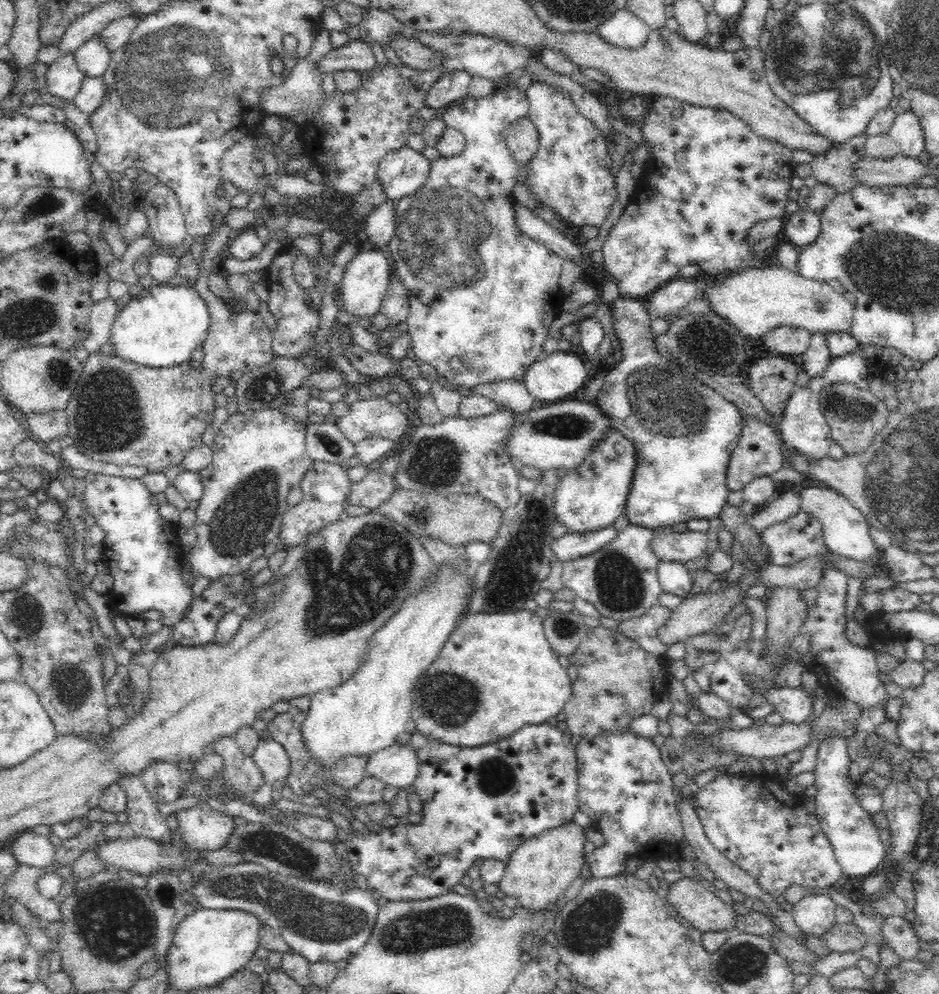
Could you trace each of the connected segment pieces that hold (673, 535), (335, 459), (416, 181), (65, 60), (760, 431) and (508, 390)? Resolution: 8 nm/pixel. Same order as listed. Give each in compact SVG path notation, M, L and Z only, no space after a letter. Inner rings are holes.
M664 528L654 532L650 549L659 561L674 561L682 564L699 558L706 548L706 531L675 532Z
M306 422L305 427L305 449L313 460L341 465L355 454L355 443L350 442L336 425Z
M407 145L387 152L378 162L377 177L390 200L414 194L428 178L430 160Z
M74 53L60 55L58 60L49 64L48 71L45 74L45 91L50 92L52 96L58 96L66 101L66 104L73 102L78 94L81 82L85 79L84 71L76 65Z
M742 414L742 430L736 448L732 451L728 464L726 485L728 490L742 490L744 486L757 477L770 476L781 470L785 465L781 453L782 437L780 437L779 422L782 415L772 415L766 418L750 417Z
M504 380L493 384L482 384L472 388L472 393L492 400L502 409L512 411L516 415L528 415L539 405L527 392L522 382Z

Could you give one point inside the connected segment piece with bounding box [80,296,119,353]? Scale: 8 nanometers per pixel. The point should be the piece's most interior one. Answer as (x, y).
(102, 313)

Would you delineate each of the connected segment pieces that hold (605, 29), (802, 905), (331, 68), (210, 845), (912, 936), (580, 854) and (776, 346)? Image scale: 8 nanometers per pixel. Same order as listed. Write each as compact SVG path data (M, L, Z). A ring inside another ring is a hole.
M630 9L616 10L595 30L604 40L616 47L636 50L647 41L651 28Z
M817 891L804 895L800 902L793 905L791 915L802 933L819 937L835 922L836 903L826 894Z
M350 40L340 46L340 48L332 48L328 54L324 54L324 58L318 60L318 69L322 74L332 74L341 70L372 70L376 66L376 59L370 48L370 44L362 40Z
M205 802L176 813L181 840L188 850L219 850L230 840L236 825L233 818L212 809Z
M902 916L885 917L880 929L886 943L896 953L899 961L914 961L917 958L920 939L913 924Z
M570 822L520 844L505 864L505 874L497 885L500 895L515 898L526 909L544 910L550 902L556 902L580 875L586 860L584 846L587 840L586 830Z
M782 326L773 328L762 339L765 340L768 354L802 355L811 344L811 333L802 327Z

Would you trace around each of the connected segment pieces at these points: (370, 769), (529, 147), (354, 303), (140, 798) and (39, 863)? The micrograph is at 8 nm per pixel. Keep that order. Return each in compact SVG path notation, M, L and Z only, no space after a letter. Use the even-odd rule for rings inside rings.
M394 743L370 754L364 776L376 777L387 785L401 789L414 784L418 766L418 755L408 743Z
M528 117L514 122L505 132L507 149L518 165L527 166L538 150L538 130Z
M382 249L358 251L343 271L339 307L352 316L373 317L380 310L382 299L388 290L390 276L392 276L392 263Z
M124 775L117 782L128 800L127 818L138 837L162 840L174 844L167 818L157 810L157 804L139 775Z
M23 831L8 843L8 850L19 864L51 869L57 848L48 837Z

